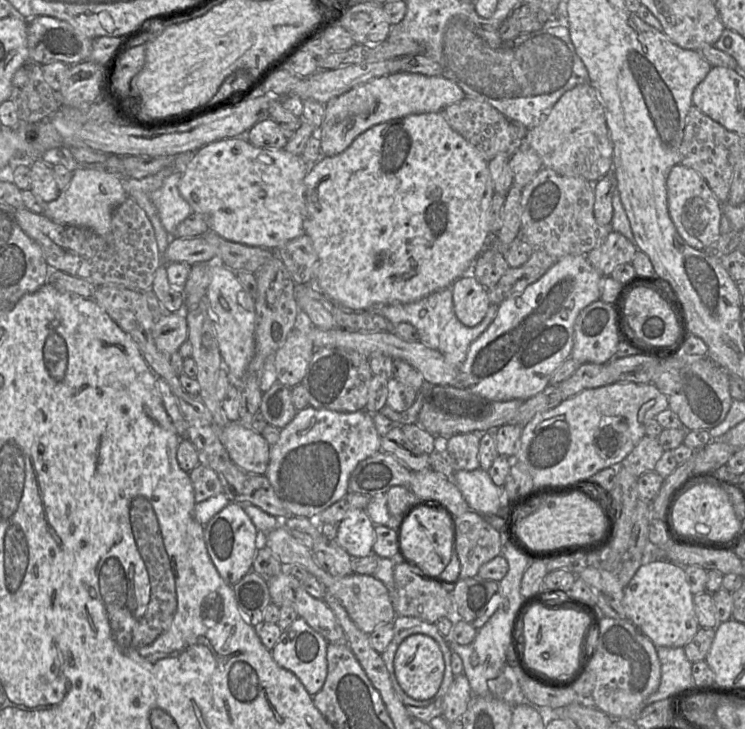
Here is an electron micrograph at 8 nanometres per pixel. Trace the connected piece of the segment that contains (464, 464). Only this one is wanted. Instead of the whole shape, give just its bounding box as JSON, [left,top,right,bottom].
[446,433,479,471]

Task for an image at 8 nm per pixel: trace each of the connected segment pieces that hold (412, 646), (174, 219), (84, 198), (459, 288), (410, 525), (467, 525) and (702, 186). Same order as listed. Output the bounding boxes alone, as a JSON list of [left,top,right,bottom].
[[394,634,445,701],[151,171,193,236],[42,166,127,235],[452,274,490,327],[401,507,451,575],[456,509,502,580],[666,163,722,250]]

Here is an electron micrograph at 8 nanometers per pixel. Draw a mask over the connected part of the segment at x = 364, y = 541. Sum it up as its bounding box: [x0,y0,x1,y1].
[335,509,375,557]

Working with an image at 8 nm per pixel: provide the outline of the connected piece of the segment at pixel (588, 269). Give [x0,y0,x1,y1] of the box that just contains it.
[456,255,602,401]

